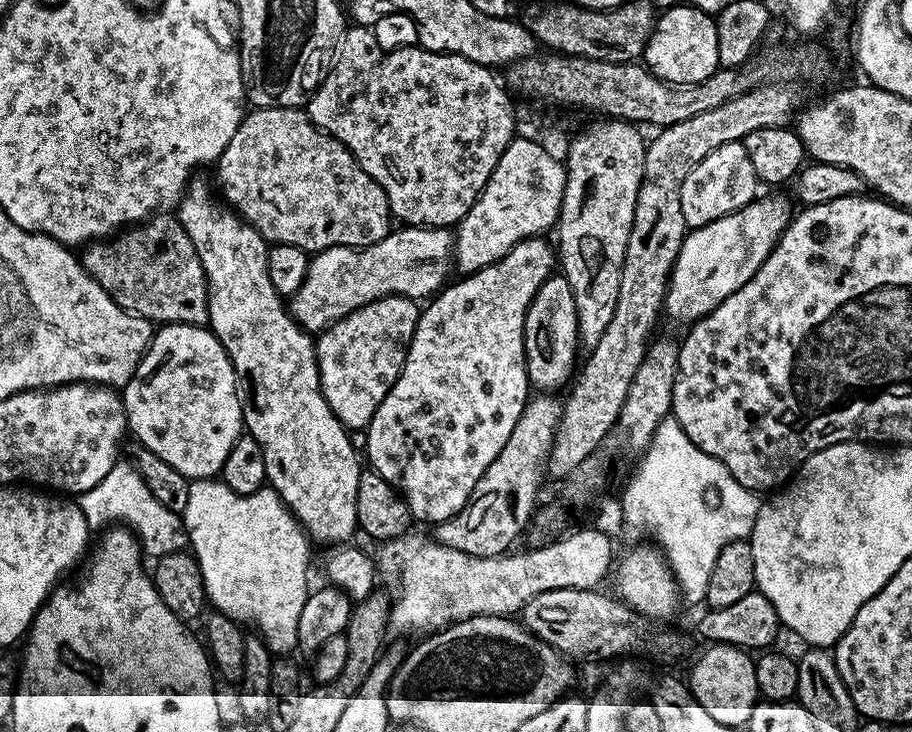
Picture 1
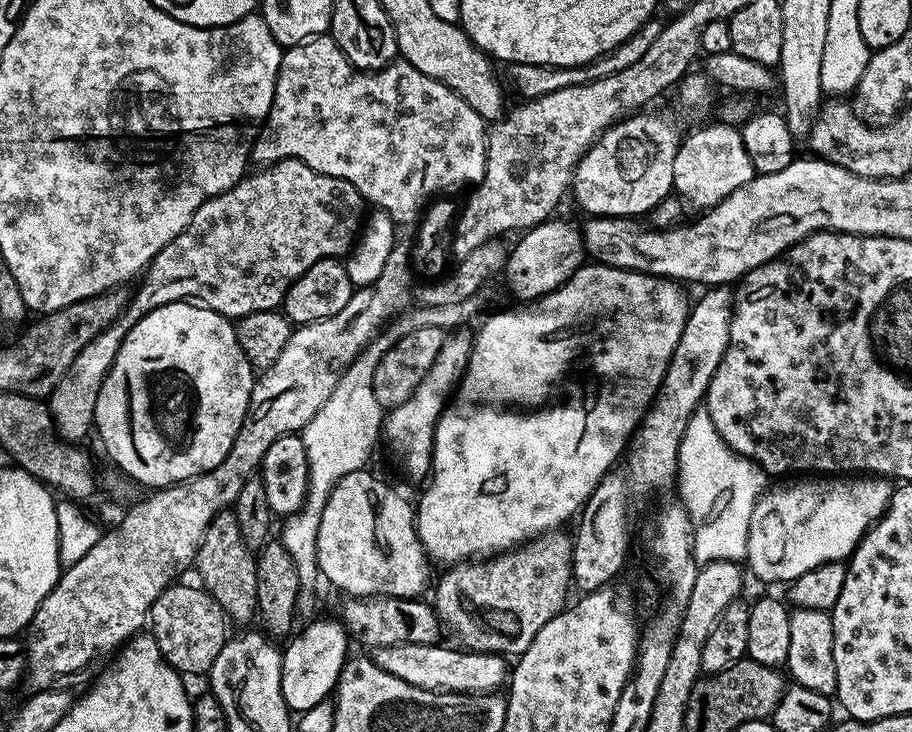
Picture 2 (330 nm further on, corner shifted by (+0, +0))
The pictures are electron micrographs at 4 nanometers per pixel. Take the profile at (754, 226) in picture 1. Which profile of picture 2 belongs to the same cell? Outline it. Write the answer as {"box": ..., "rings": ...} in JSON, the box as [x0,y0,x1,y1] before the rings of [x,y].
{"box":[414,262,689,566],"rings":[[[595,262],[585,263],[570,279],[567,280],[558,290],[554,290],[545,296],[539,296],[537,300],[529,300],[527,302],[517,303],[517,308],[504,308],[501,312],[496,312],[480,329],[477,330],[476,336],[472,340],[472,353],[468,359],[468,365],[464,371],[464,376],[456,386],[454,398],[449,399],[444,405],[444,412],[440,415],[436,423],[436,434],[434,436],[434,446],[432,447],[432,471],[426,481],[424,493],[420,496],[420,505],[417,503],[414,508],[416,518],[416,529],[420,535],[420,541],[424,543],[424,550],[428,553],[433,561],[441,560],[444,566],[451,566],[461,562],[472,562],[477,558],[491,558],[501,552],[511,552],[513,548],[526,544],[533,540],[535,536],[540,536],[544,532],[550,532],[564,526],[564,523],[575,517],[577,513],[583,509],[584,505],[591,498],[592,492],[599,483],[602,482],[608,472],[613,471],[616,459],[625,455],[626,449],[629,447],[630,441],[640,426],[641,420],[644,418],[644,413],[647,412],[649,404],[656,399],[656,392],[660,388],[660,384],[664,380],[664,375],[668,369],[668,362],[674,354],[674,346],[678,346],[678,338],[682,338],[682,326],[686,326],[686,318],[688,317],[689,301],[684,301],[684,292],[679,283],[674,280],[667,279],[662,276],[651,276],[645,272],[631,272],[625,268],[611,268],[608,264],[598,264]]]}

